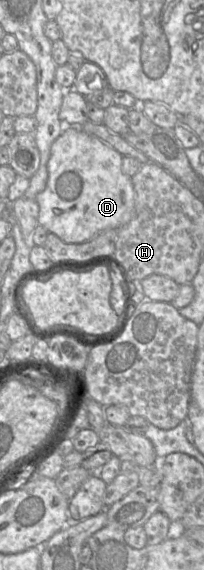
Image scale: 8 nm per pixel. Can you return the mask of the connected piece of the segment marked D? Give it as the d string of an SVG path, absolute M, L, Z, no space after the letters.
M65 126L51 146L48 180L36 201L39 205L38 224L65 243L83 243L108 229L118 229L133 217L135 191L131 177L123 172L122 158L117 150L79 127Z

